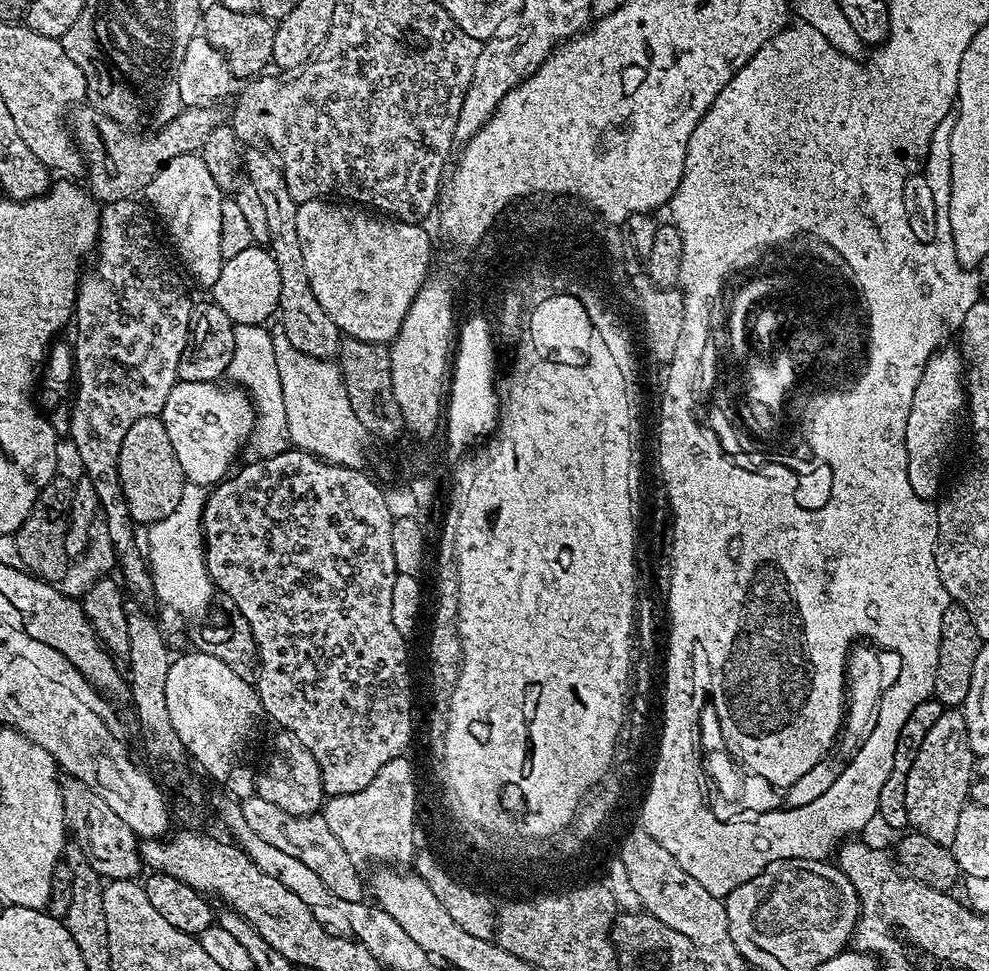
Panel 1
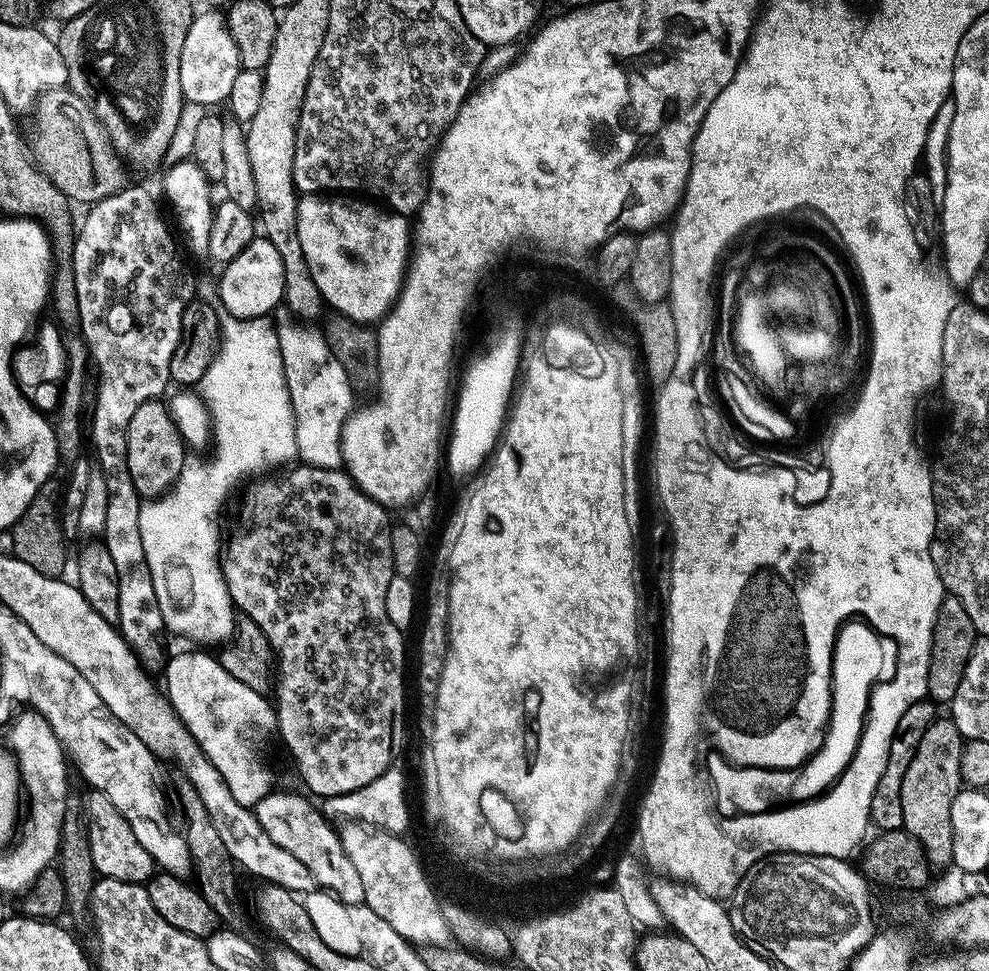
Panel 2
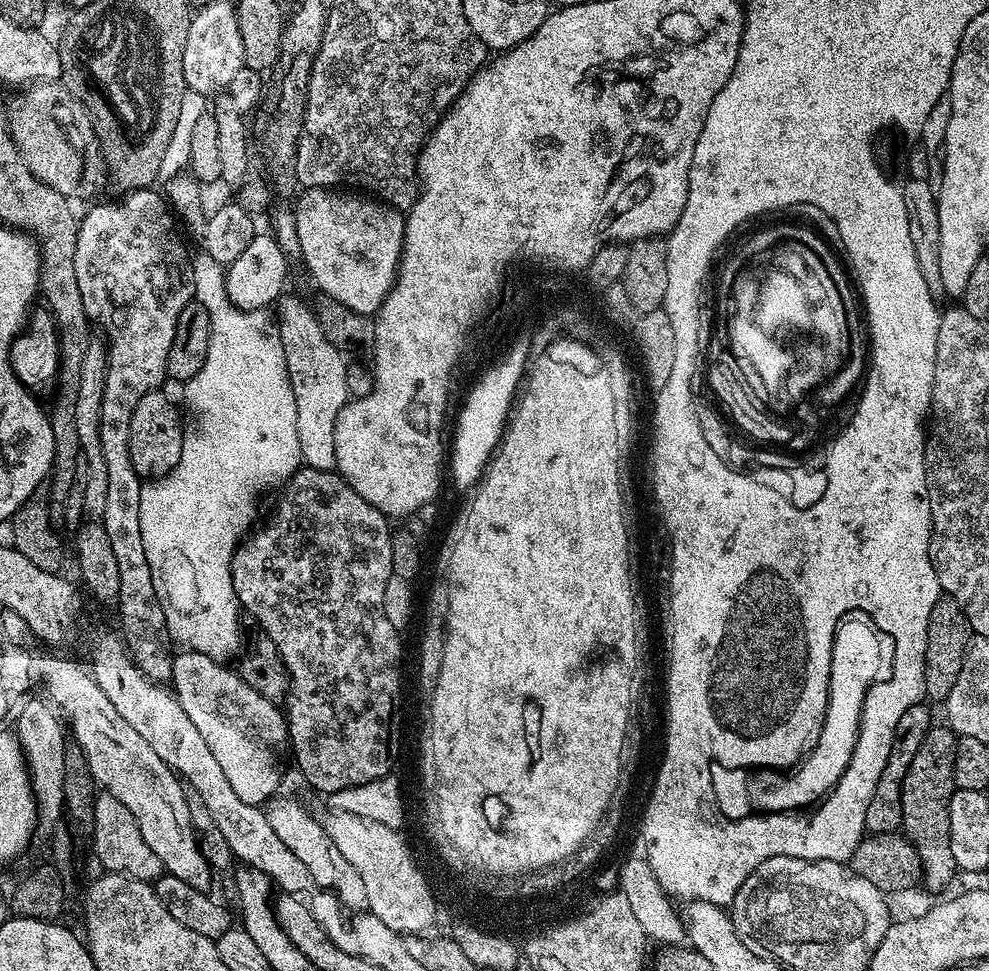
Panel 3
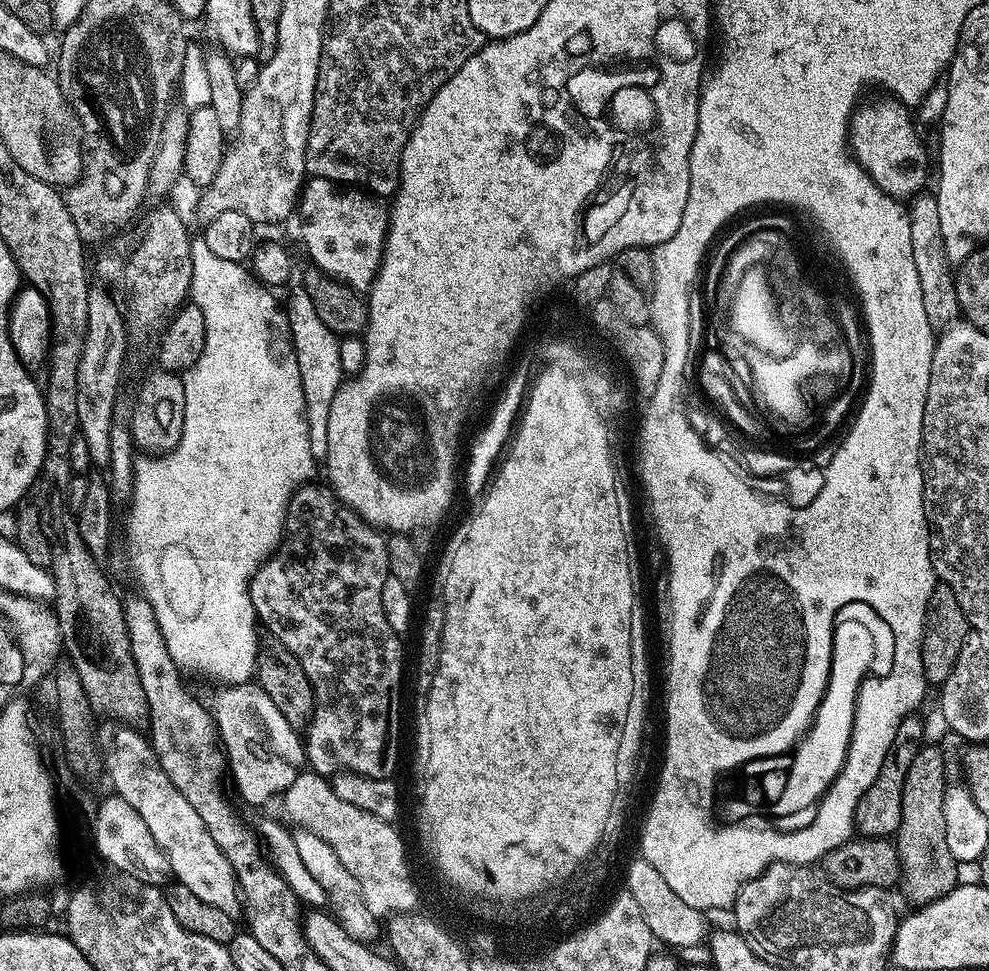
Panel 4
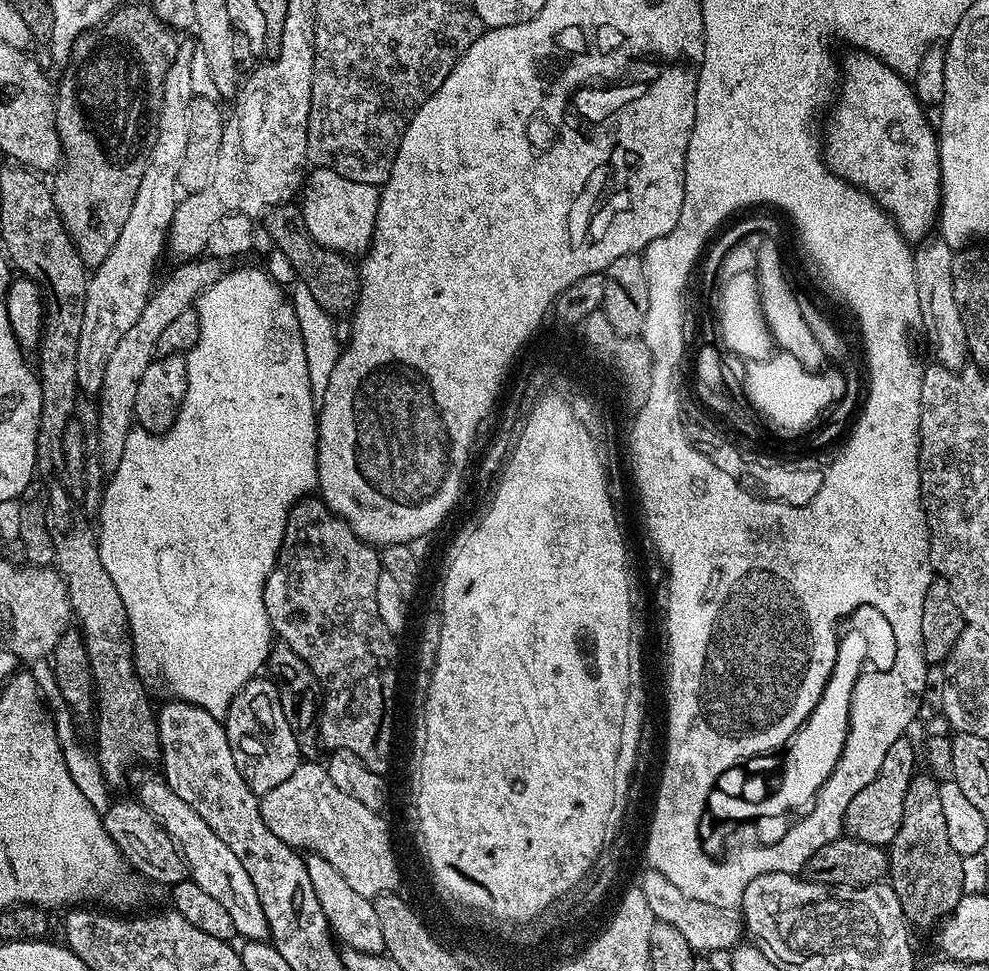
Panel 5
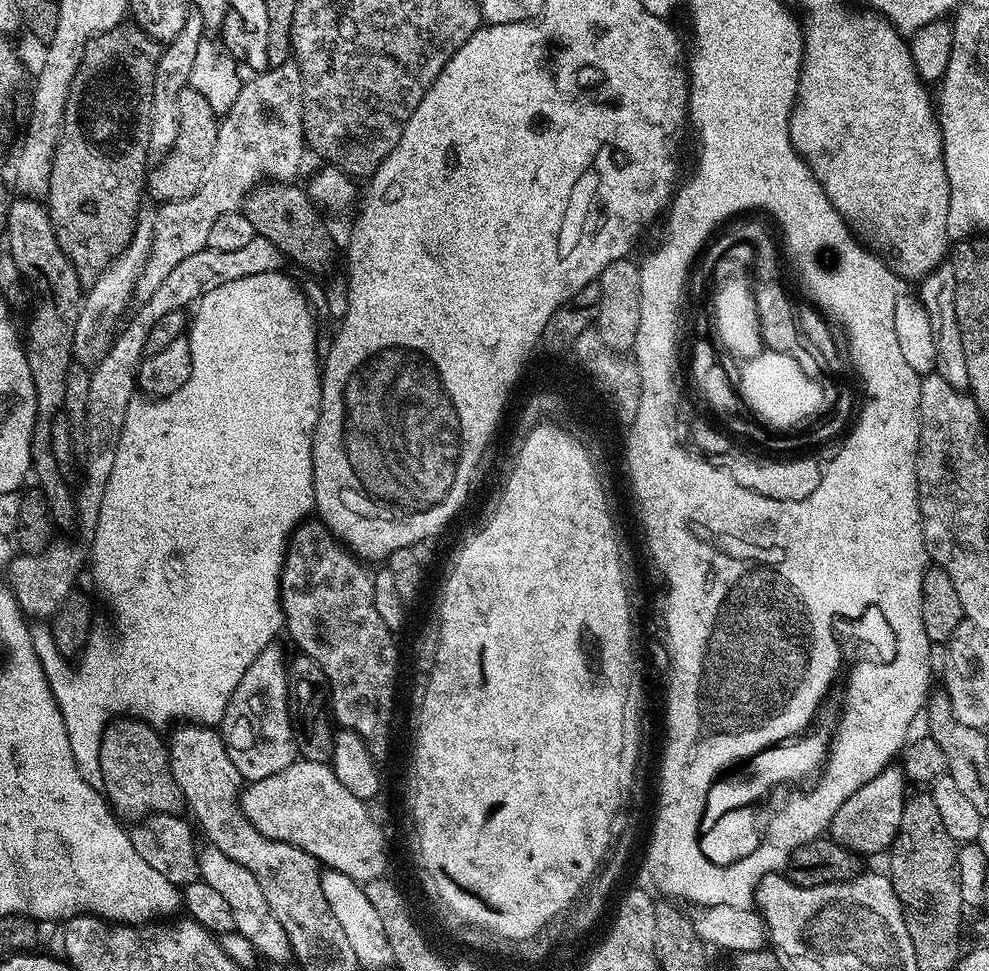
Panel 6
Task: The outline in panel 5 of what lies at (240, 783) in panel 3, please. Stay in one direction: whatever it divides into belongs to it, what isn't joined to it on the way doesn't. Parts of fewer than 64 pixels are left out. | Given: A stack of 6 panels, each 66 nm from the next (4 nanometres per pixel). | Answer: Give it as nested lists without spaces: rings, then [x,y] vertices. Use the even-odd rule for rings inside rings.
[[[271,679],[252,680],[233,698],[228,708],[226,727],[238,774],[242,774],[246,786],[254,793],[274,790],[274,786],[286,782],[302,762],[298,742],[290,730],[290,722],[286,722],[286,714],[282,714],[278,690]]]

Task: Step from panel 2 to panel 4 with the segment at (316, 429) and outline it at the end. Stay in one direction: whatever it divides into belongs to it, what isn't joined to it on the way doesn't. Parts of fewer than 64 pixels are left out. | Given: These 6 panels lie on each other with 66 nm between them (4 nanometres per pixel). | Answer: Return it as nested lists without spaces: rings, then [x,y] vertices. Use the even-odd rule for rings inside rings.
[[[297,284],[291,290],[287,300],[286,298],[284,300],[284,309],[291,330],[295,358],[298,359],[299,376],[302,378],[310,450],[312,456],[320,462],[324,460],[326,454],[326,425],[329,421],[330,404],[344,380],[341,341],[335,332],[323,325],[322,318],[319,318],[318,312],[314,309],[314,302],[311,301],[308,289],[304,285]]]

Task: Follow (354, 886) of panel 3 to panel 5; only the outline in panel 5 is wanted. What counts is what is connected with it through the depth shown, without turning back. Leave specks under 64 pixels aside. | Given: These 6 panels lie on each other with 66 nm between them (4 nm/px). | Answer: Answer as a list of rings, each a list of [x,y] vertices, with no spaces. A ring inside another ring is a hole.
[[[315,854],[305,859],[304,865],[310,874],[310,886],[314,886],[318,902],[322,906],[322,914],[326,914],[328,926],[332,929],[333,937],[338,938],[344,948],[353,948],[359,952],[384,952],[384,939],[382,938],[382,925],[378,923],[375,903],[369,897],[357,894],[349,886],[346,878],[326,862],[326,858]]]

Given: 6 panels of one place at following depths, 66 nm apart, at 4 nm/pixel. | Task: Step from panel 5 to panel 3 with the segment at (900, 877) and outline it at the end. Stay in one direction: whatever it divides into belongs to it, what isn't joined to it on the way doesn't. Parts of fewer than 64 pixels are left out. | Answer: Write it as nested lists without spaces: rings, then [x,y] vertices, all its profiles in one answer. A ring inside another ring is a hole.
[[[947,726],[929,728],[906,778],[902,782],[902,832],[914,846],[920,859],[923,887],[940,892],[955,876],[958,869],[950,851],[950,798],[956,791],[955,750],[958,737]]]

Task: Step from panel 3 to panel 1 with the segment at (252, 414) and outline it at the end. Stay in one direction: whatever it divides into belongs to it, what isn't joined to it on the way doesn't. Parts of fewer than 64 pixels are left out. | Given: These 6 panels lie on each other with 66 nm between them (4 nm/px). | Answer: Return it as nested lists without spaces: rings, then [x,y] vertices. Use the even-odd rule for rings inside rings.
[[[235,325],[234,327],[234,354],[230,358],[227,375],[232,376],[231,383],[242,386],[244,391],[252,398],[252,407],[256,409],[256,425],[252,428],[250,448],[256,451],[257,457],[273,456],[279,452],[287,452],[290,448],[288,437],[286,411],[282,402],[282,387],[276,362],[274,362],[274,342],[272,332],[261,325]],[[185,483],[178,506],[147,529],[146,559],[152,573],[151,591],[156,592],[157,598],[166,607],[184,616],[203,617],[213,607],[214,585],[208,577],[208,567],[204,561],[204,533],[200,527],[205,499],[206,492],[201,485]]]

